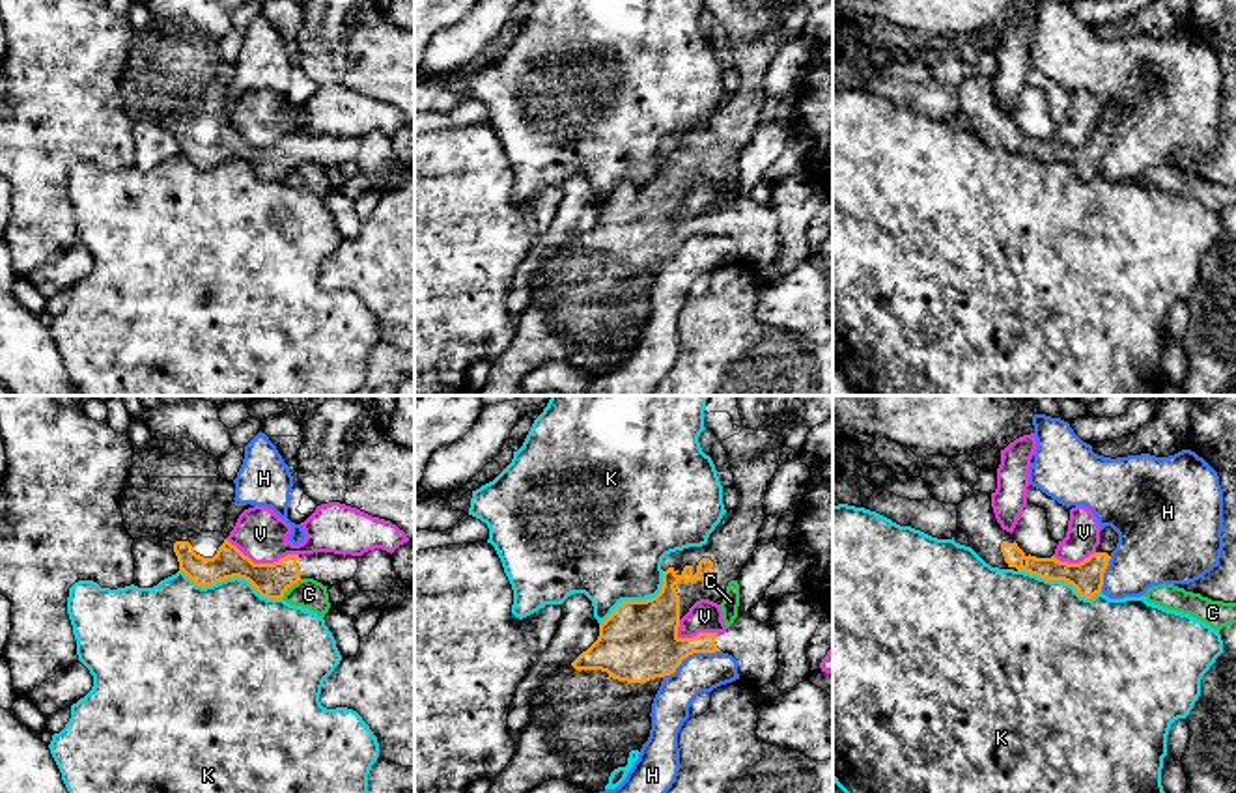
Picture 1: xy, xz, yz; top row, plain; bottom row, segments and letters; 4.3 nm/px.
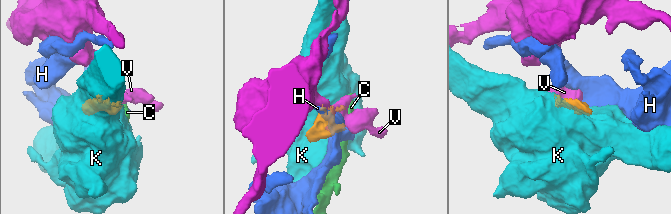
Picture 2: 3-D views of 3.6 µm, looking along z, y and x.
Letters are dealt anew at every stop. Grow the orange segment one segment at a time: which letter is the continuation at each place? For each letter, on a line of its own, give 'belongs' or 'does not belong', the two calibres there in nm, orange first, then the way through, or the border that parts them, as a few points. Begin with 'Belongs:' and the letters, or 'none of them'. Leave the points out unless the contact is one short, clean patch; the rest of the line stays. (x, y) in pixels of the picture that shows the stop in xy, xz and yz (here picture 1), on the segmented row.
Belongs: none of them
C: does not belong | 150/130 nm | along xy (301, 579), (280, 598)
H: does not belong | 340/180 nm | along xz (719, 650), (691, 653), (663, 678)
K: does not belong | 150/460 nm
V: does not belong | 150/220 nm

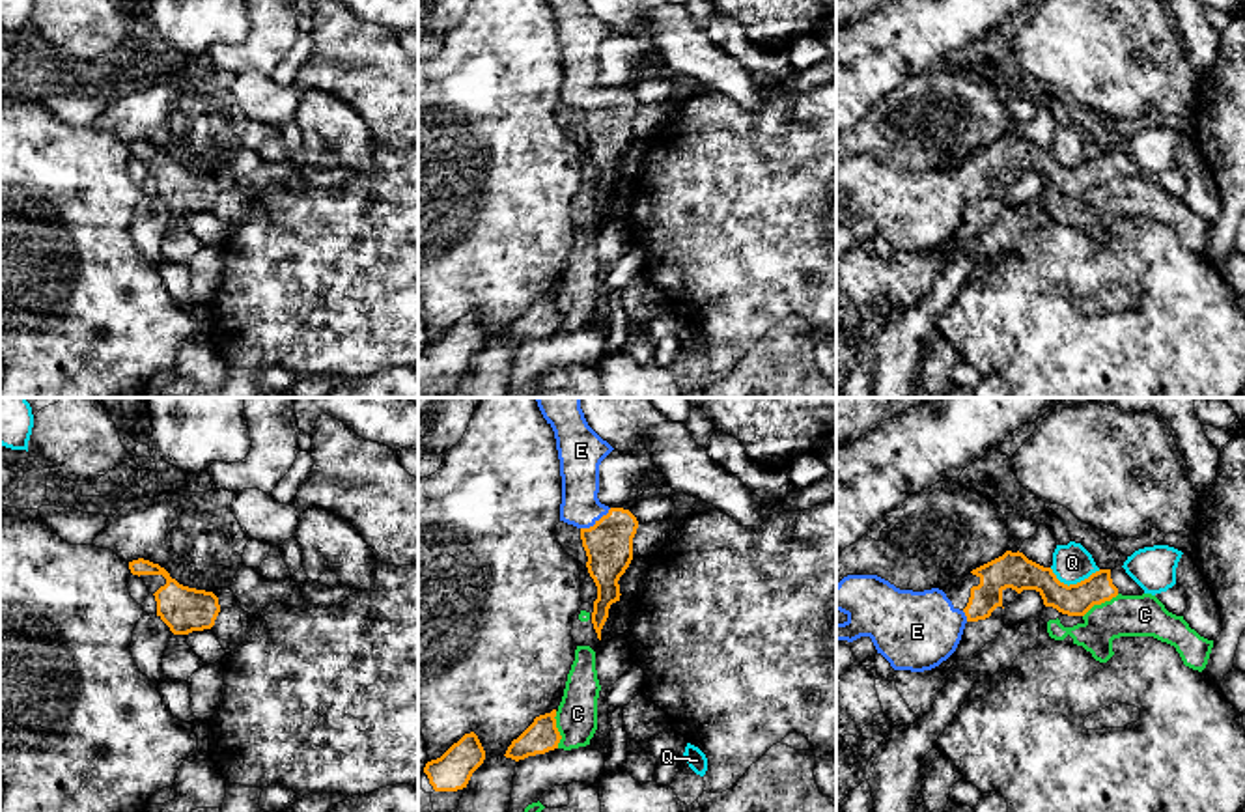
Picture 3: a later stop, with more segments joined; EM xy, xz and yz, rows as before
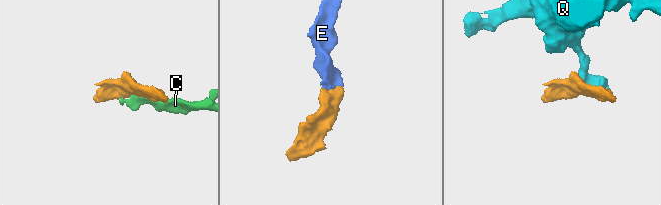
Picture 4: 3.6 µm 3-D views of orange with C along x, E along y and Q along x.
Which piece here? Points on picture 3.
Belongs: E
C: does not belong | 140/180 nm | along xz (555, 712), (555, 727), (560, 736), (559, 747)
E: belongs | 200/180 nm | across xz (609, 544), (607, 532), (596, 521), (579, 504), (579, 467)
Q: does not belong | 150/170 nm

